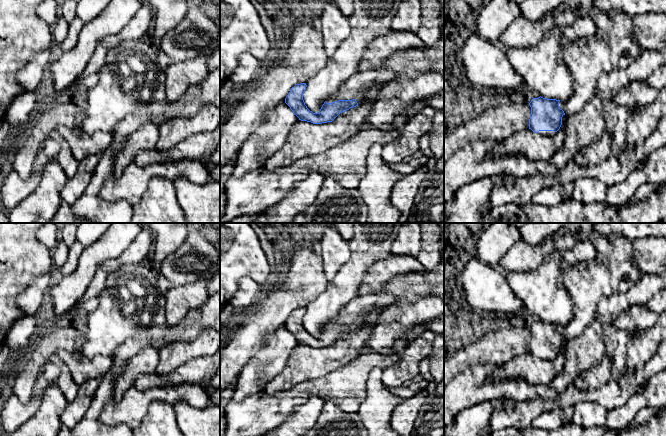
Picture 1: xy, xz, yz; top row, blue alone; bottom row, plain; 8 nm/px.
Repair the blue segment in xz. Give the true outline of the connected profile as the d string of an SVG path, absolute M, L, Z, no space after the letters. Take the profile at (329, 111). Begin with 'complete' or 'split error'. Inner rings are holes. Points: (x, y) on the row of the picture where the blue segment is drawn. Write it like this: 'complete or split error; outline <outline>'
split error; outline M444 29L442 30L439 40L434 45L418 49L397 51L381 68L376 70L359 71L357 74L350 77L336 94L327 98L318 113L313 113L305 105L303 94L307 87L306 83L296 84L292 87L285 98L285 103L293 111L293 114L301 121L307 121L313 124L332 122L340 113L356 107L358 103L355 99L363 96L367 90L374 89L379 91L387 82L390 82L394 78L403 75L410 78L416 78L419 75L430 71L444 75Z

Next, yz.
split error; outline M543 97L533 98L529 103L531 115L529 129L540 135L555 134L562 125L564 111L559 107L560 100Z

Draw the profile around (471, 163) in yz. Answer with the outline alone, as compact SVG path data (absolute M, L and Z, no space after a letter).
M493 140L475 141L471 145L458 149L446 161L444 165L444 202L449 201L456 190L488 176L496 174L514 174L517 177L533 176L537 174L555 175L562 170L556 167L550 159L532 160L519 153L513 156L493 157L491 153L497 144L498 142Z

